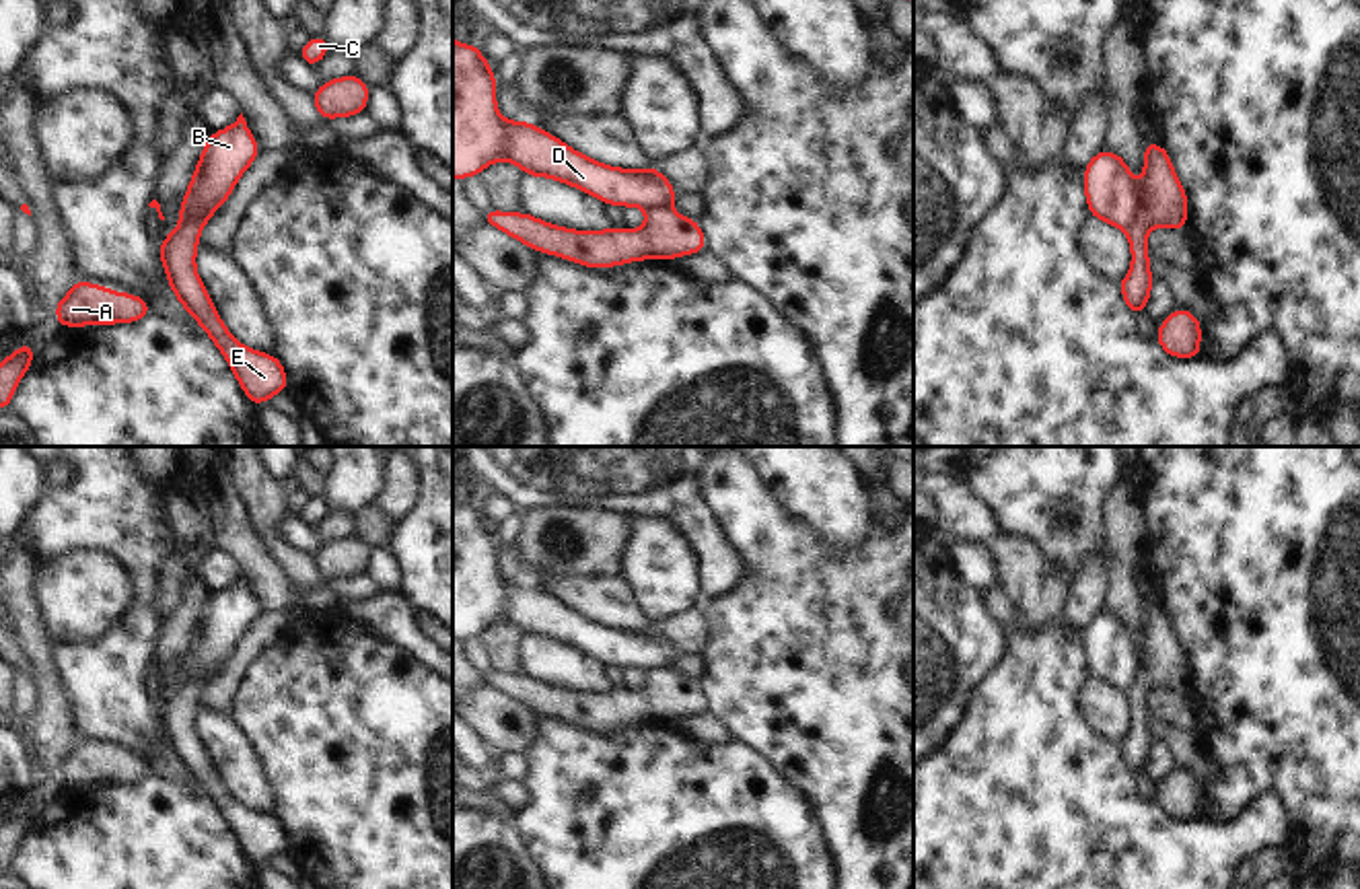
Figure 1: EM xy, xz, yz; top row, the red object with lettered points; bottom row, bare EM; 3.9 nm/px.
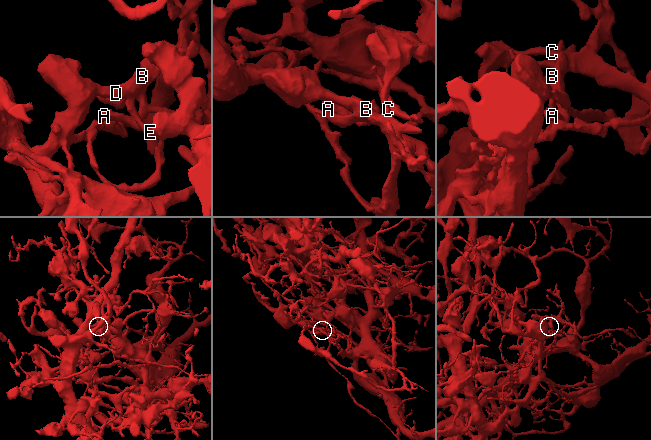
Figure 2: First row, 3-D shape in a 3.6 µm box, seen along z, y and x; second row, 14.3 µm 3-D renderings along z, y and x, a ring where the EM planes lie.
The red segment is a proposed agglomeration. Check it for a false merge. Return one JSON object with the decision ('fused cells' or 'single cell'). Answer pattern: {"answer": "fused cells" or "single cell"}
{"answer": "fused cells"}

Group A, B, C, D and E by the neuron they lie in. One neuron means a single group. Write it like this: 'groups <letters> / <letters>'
groups A E / B C D

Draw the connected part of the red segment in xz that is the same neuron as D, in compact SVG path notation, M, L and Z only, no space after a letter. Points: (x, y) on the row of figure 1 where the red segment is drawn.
M453 37L453 177L479 177L496 161L572 185L605 206L671 208L677 195L656 167L609 167L533 123L506 121L496 109L496 76L479 45L461 45Z

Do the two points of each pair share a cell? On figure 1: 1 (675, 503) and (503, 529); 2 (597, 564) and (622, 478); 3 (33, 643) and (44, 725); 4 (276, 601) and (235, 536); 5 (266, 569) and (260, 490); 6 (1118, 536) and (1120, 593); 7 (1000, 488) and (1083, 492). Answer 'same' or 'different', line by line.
1: different
2: different
3: same
4: same
5: different
6: same
7: same

